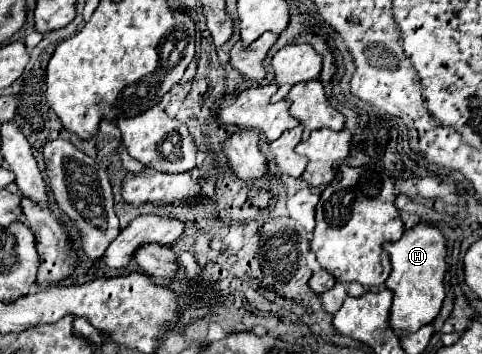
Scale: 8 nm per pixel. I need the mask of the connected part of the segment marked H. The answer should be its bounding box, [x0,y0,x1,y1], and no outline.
[383,223,447,333]

